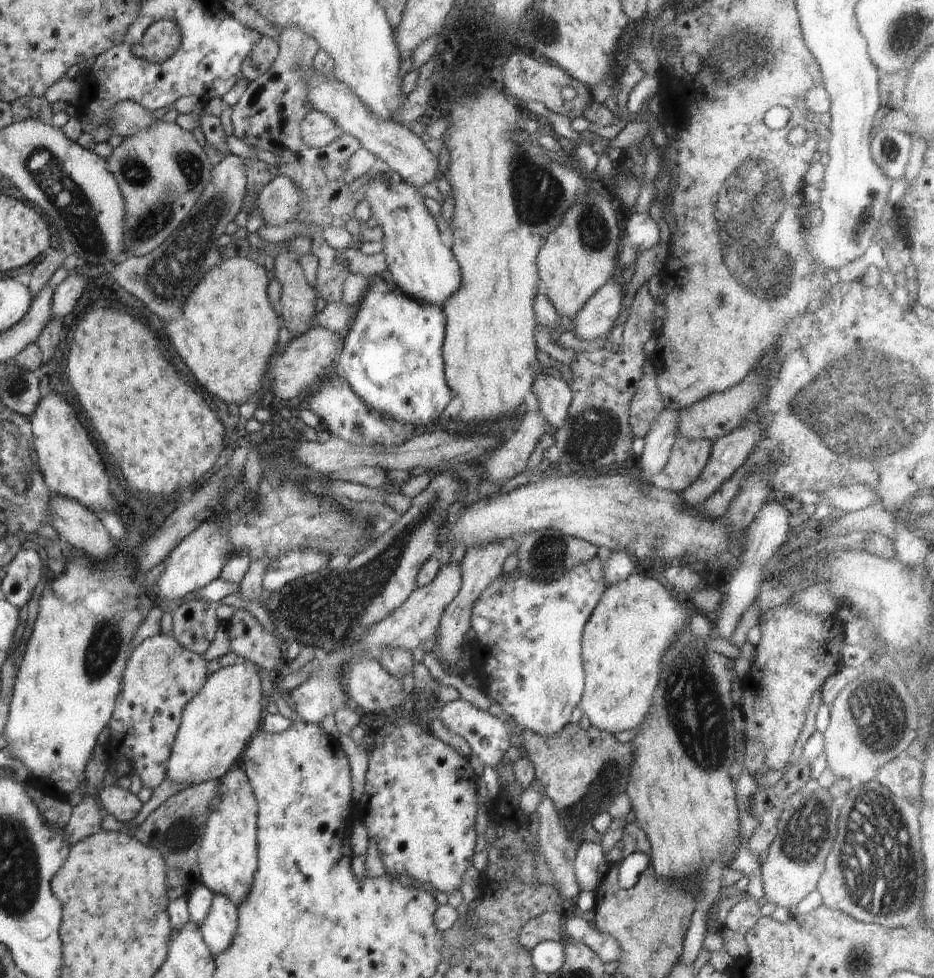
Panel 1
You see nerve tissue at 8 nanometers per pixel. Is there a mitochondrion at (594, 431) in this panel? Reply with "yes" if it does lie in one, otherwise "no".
yes

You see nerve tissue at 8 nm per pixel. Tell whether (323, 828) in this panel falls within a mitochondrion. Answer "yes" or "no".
no

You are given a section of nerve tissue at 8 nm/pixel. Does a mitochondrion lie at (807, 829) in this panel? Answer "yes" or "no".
yes

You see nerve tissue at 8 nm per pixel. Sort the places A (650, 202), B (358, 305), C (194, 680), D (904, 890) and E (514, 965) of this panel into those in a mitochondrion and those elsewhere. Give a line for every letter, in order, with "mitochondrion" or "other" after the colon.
A: other
B: other
C: other
D: mitochondrion
E: other

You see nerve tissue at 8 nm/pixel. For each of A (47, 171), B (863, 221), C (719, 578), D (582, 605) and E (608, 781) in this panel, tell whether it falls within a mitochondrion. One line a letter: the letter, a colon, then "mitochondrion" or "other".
A: mitochondrion
B: mitochondrion
C: other
D: other
E: mitochondrion

